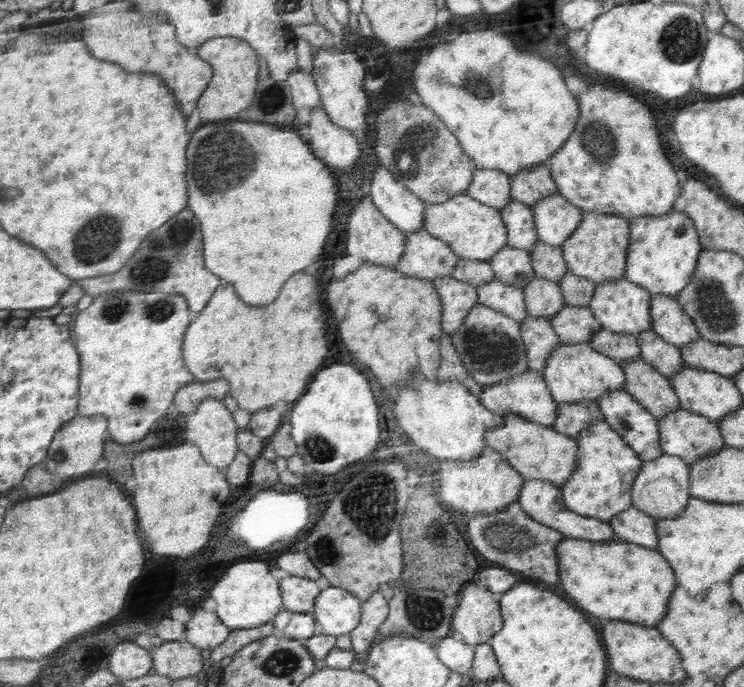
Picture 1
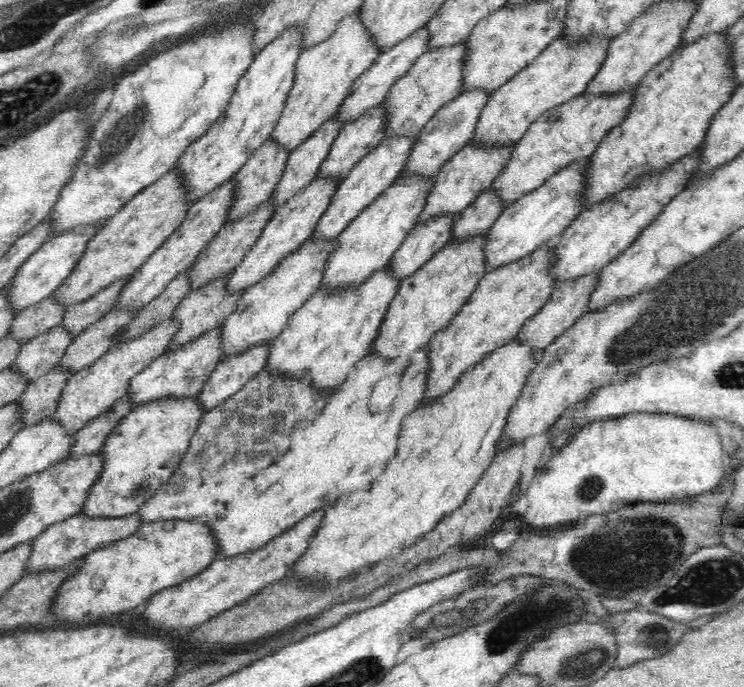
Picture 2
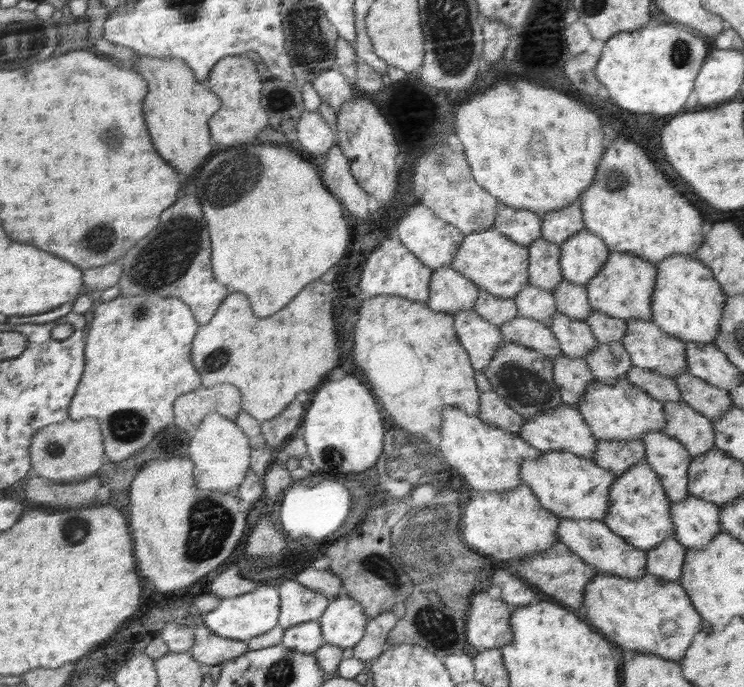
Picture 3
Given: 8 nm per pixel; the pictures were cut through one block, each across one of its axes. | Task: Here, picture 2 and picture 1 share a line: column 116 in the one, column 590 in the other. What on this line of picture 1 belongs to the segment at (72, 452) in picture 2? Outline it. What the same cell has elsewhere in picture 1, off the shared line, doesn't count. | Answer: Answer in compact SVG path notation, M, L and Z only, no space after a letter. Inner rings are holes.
M583 400L576 403L557 403L557 415L552 427L577 441L579 432L590 425L604 421L596 402Z

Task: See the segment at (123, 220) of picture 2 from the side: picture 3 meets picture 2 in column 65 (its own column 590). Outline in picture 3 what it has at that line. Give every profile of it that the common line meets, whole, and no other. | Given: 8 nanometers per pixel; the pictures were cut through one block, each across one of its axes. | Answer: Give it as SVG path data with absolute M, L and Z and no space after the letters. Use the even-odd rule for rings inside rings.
M610 251L610 256L602 270L585 287L588 302L596 311L608 314L612 318L625 321L632 318L651 320L652 294L656 287L657 275L656 265L642 256Z

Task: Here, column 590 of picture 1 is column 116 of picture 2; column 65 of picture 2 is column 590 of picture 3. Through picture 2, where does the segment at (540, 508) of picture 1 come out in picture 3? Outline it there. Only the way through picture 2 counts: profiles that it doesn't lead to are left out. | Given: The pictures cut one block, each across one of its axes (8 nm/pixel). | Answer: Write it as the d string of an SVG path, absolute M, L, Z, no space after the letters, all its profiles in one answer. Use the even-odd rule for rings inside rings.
M561 518L559 539L560 543L566 545L572 553L575 553L586 564L594 566L599 572L606 572L620 578L630 578L630 580L638 580L648 573L646 552L630 544L602 521Z

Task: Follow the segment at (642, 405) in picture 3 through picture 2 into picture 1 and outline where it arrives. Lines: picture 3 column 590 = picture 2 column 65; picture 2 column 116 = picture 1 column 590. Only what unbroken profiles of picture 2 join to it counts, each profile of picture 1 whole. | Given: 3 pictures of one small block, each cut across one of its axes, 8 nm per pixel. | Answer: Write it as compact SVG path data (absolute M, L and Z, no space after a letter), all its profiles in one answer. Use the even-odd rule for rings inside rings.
M558 343L550 353L541 372L547 381L551 395L560 403L576 403L583 400L596 402L610 391L622 391L626 386L626 373L617 360L600 354L589 344L569 345Z

